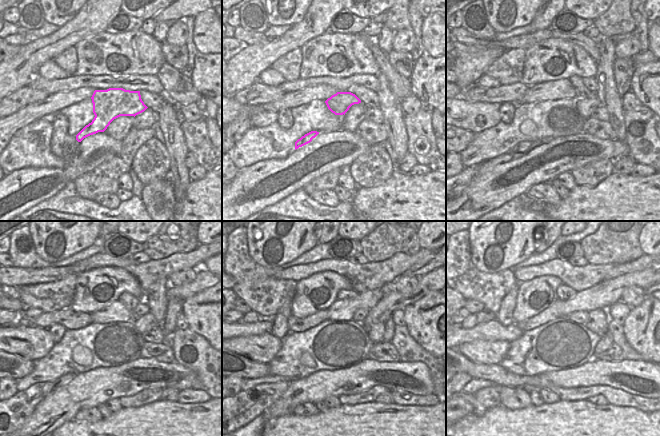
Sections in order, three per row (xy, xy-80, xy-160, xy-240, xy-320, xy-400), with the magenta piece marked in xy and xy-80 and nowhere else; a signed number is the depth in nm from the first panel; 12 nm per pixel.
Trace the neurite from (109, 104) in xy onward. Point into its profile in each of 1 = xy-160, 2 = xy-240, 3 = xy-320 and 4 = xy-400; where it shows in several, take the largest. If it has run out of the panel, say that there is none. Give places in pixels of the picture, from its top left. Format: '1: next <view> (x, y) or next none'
1: next xy-160 (522, 146)
2: next xy-240 (22, 404)
3: next xy-320 (245, 406)
4: next xy-400 (478, 403)

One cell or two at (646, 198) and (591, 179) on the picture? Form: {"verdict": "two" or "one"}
{"verdict": "two"}

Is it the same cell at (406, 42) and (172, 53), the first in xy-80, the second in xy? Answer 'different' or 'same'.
different

